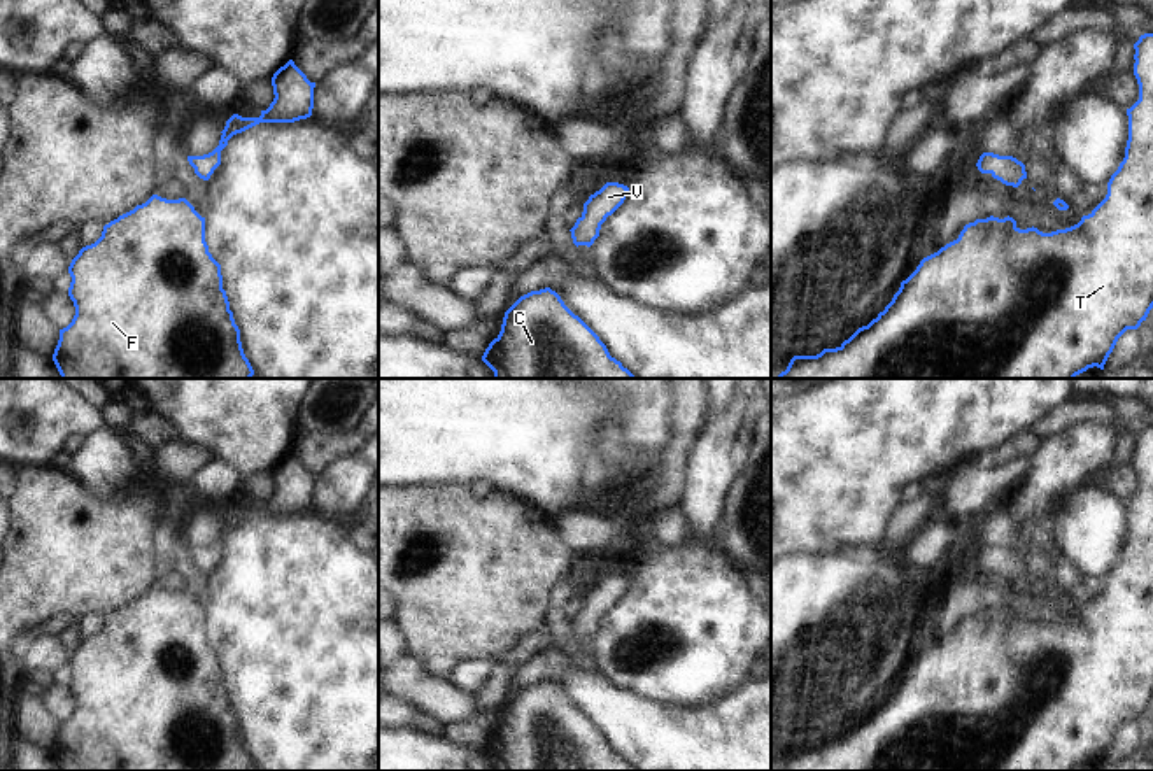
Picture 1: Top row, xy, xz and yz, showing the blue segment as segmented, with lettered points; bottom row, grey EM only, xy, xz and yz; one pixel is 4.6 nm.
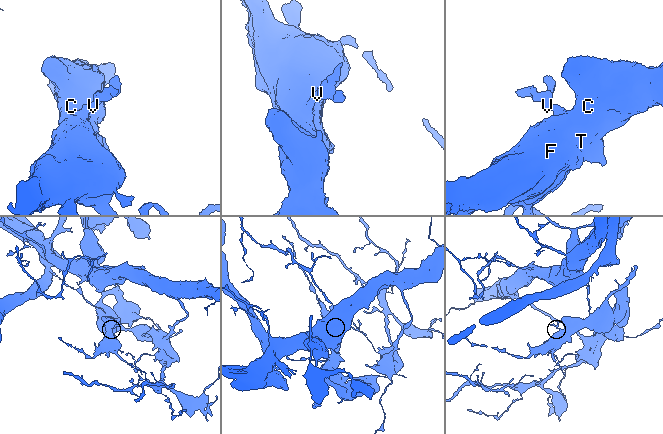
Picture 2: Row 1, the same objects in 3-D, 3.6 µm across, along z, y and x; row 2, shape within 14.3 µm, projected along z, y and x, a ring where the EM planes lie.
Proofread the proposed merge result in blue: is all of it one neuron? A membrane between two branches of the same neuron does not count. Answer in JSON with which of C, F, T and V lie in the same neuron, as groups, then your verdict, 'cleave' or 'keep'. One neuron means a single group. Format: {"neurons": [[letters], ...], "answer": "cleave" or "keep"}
{"neurons": [["C", "F", "T", "V"]], "answer": "keep"}

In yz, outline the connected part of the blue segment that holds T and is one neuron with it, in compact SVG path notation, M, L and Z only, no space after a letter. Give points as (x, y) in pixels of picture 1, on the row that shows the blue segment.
M1144 33L1134 44L1134 75L1139 100L1127 109L1128 140L1125 158L1107 182L1106 198L1071 228L1043 233L1037 228L1020 230L1013 217L987 217L969 223L958 238L923 258L916 270L901 282L892 301L867 326L859 328L836 349L824 349L817 356L794 356L778 378L1074 378L1088 368L1100 368L1127 329L1137 329L1153 308L1153 33Z

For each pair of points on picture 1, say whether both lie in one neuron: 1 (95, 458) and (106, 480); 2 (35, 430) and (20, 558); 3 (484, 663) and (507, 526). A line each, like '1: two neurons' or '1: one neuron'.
1: one neuron
2: two neurons
3: two neurons

